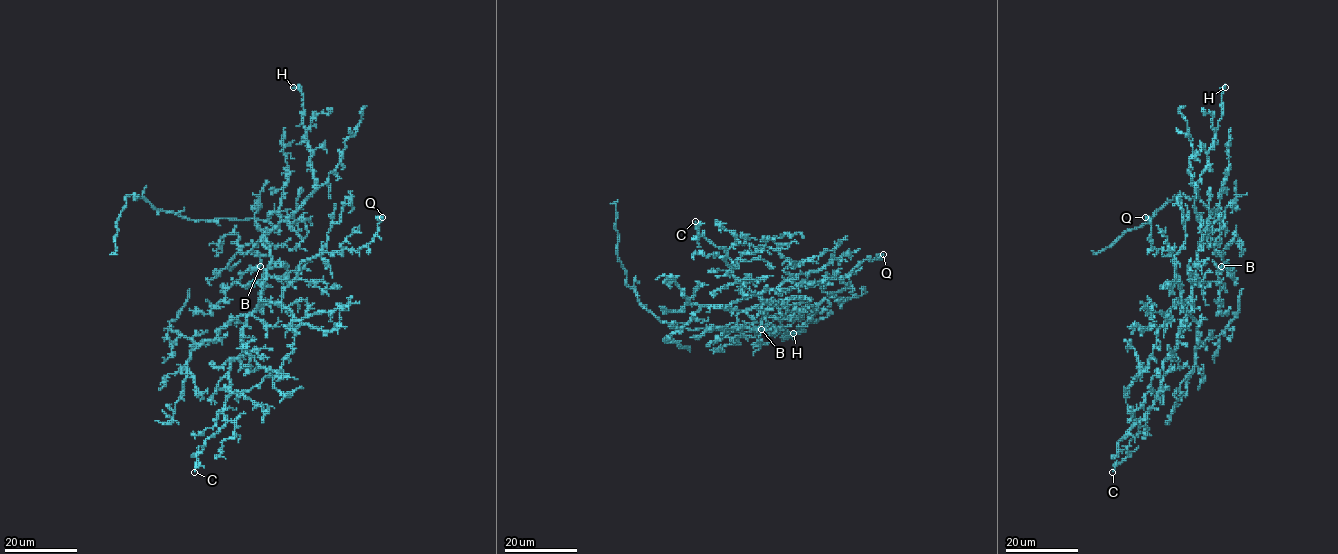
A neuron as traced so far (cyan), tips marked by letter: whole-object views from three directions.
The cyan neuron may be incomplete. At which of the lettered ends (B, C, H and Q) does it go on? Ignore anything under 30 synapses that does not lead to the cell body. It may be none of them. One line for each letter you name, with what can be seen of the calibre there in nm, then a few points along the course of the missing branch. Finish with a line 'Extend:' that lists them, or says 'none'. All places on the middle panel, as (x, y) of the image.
Extend: none

